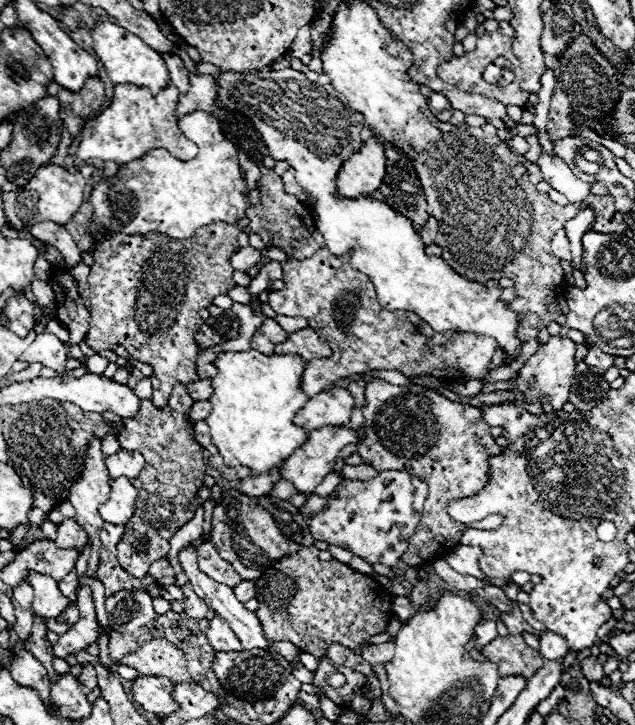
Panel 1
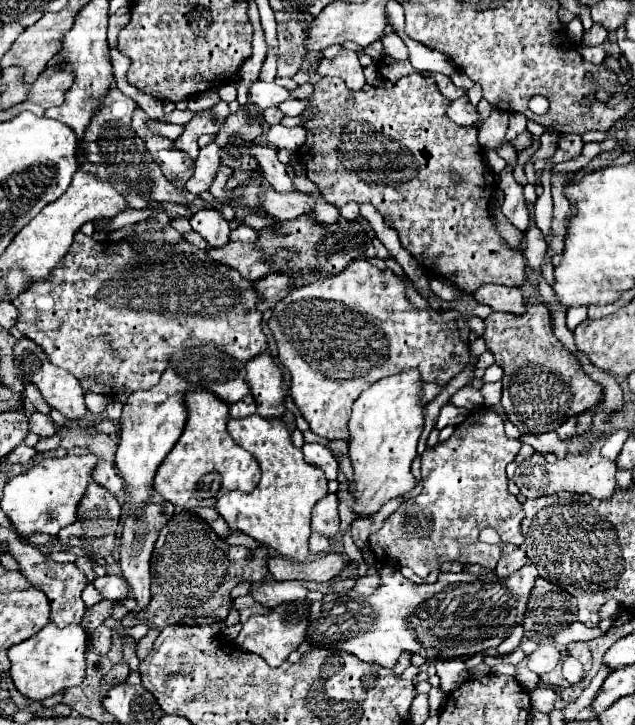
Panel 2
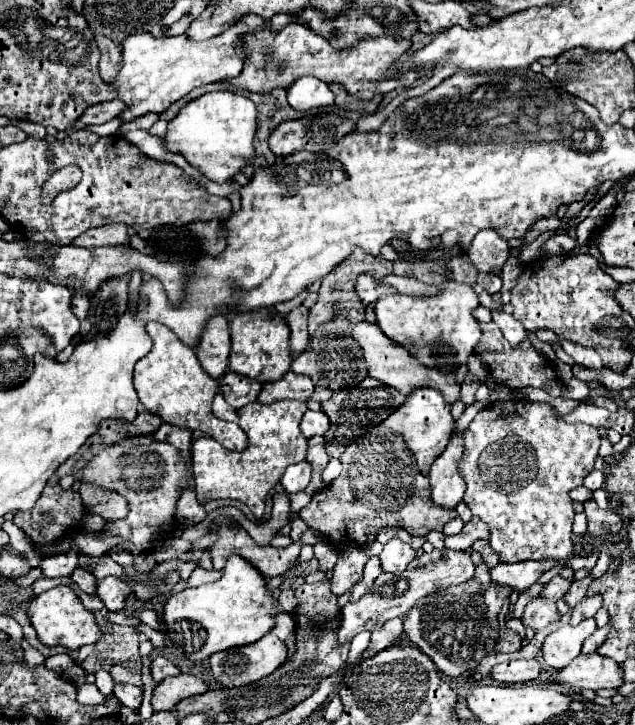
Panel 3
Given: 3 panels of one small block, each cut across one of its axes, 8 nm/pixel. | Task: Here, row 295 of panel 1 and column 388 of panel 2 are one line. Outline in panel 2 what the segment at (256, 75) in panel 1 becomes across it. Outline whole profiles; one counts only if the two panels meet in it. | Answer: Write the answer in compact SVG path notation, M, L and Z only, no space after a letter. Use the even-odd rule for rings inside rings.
M406 370L384 380L378 380L358 396L350 418L350 450L354 466L354 512L370 516L392 498L398 498L414 488L410 464L416 458L416 444L424 428L422 376L418 370Z

